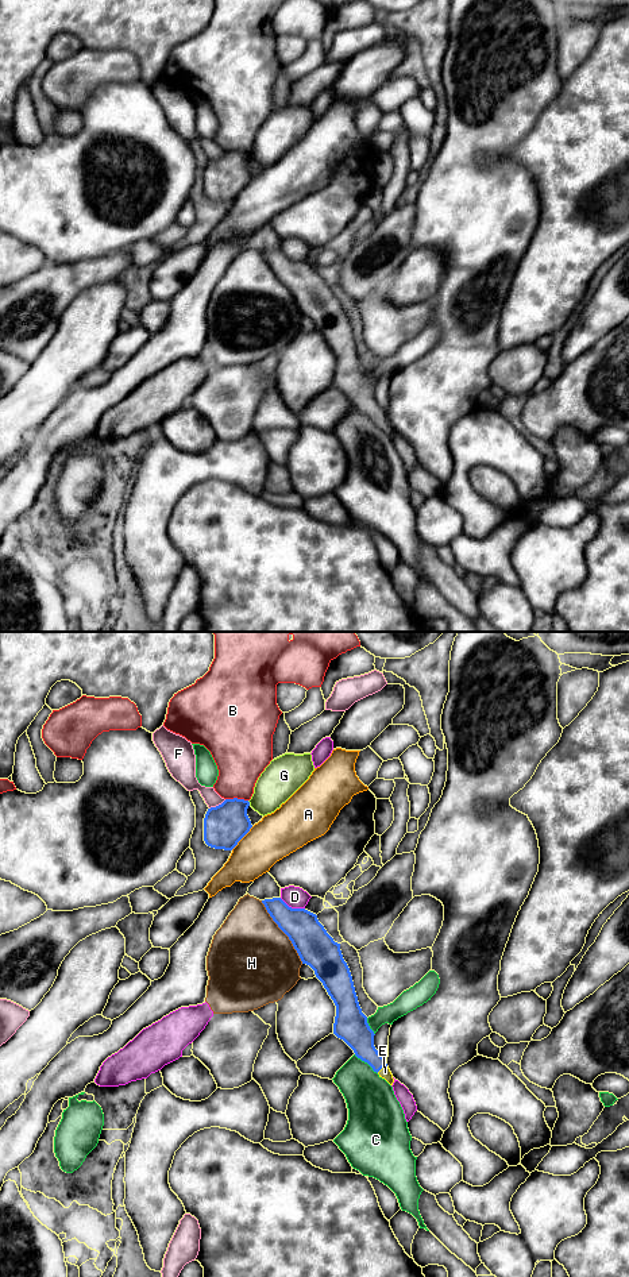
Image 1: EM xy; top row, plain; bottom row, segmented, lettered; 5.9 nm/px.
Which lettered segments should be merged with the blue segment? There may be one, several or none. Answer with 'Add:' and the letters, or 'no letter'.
Add: E

